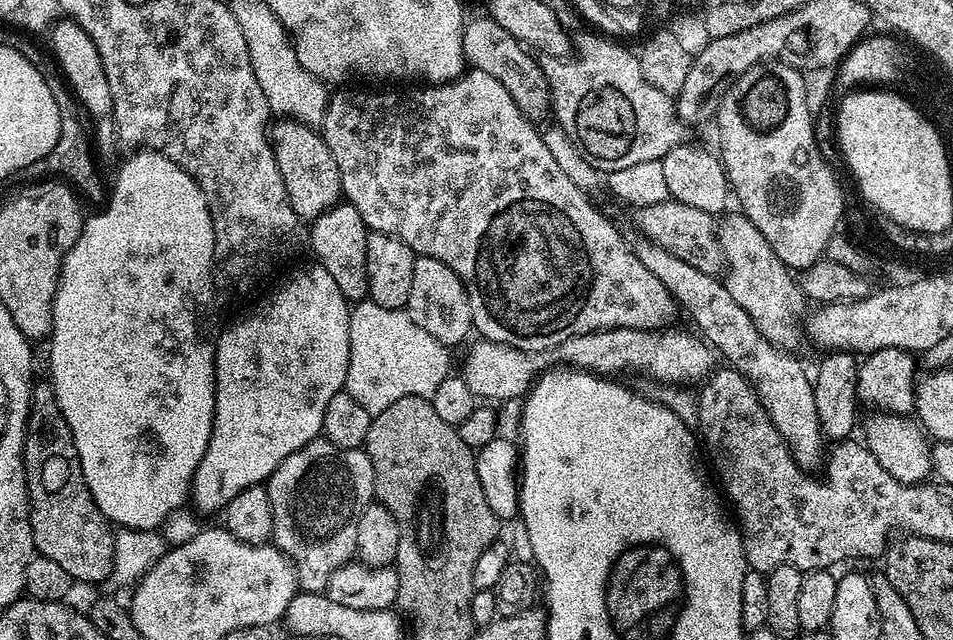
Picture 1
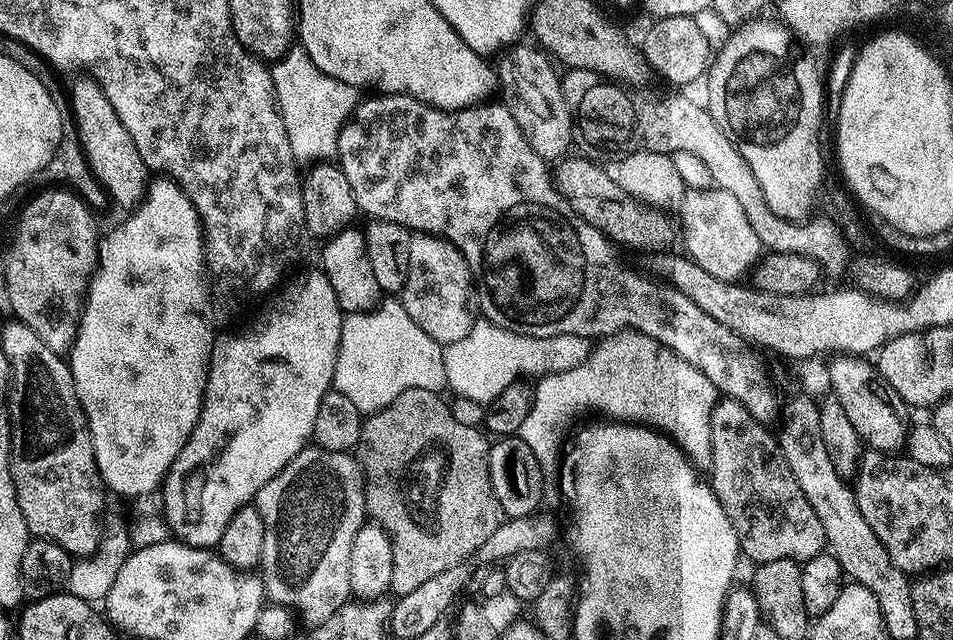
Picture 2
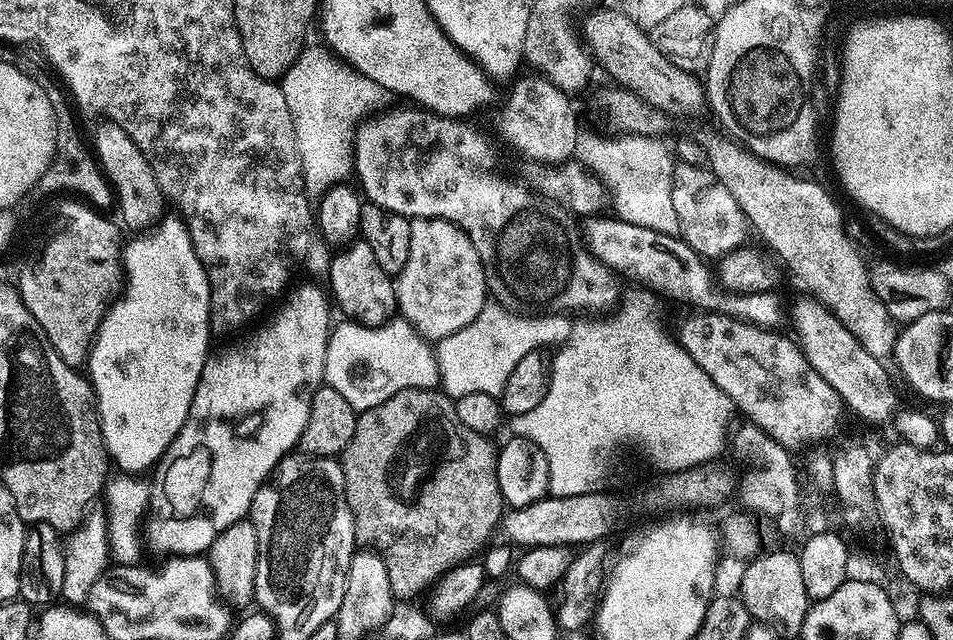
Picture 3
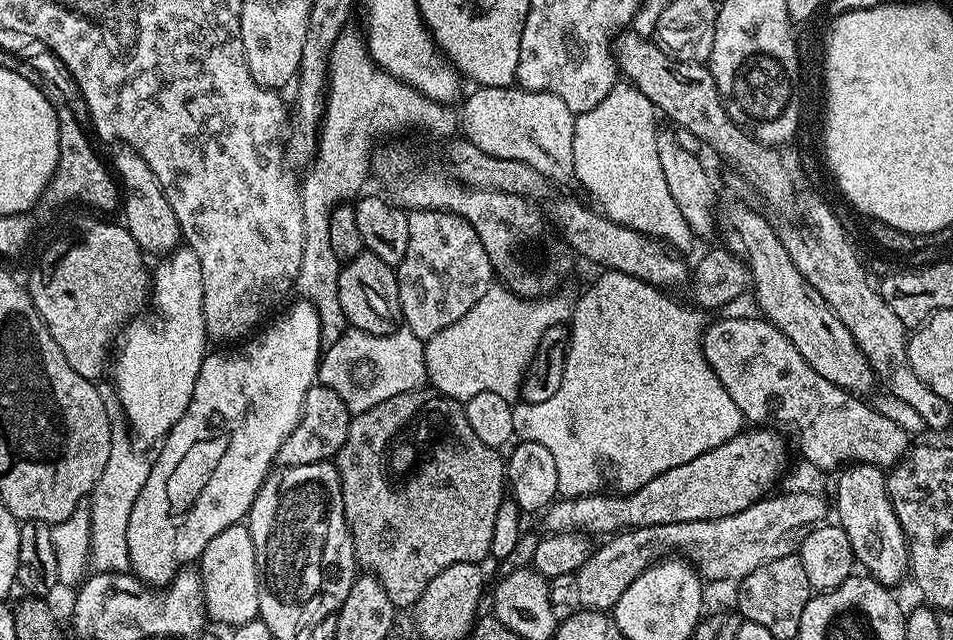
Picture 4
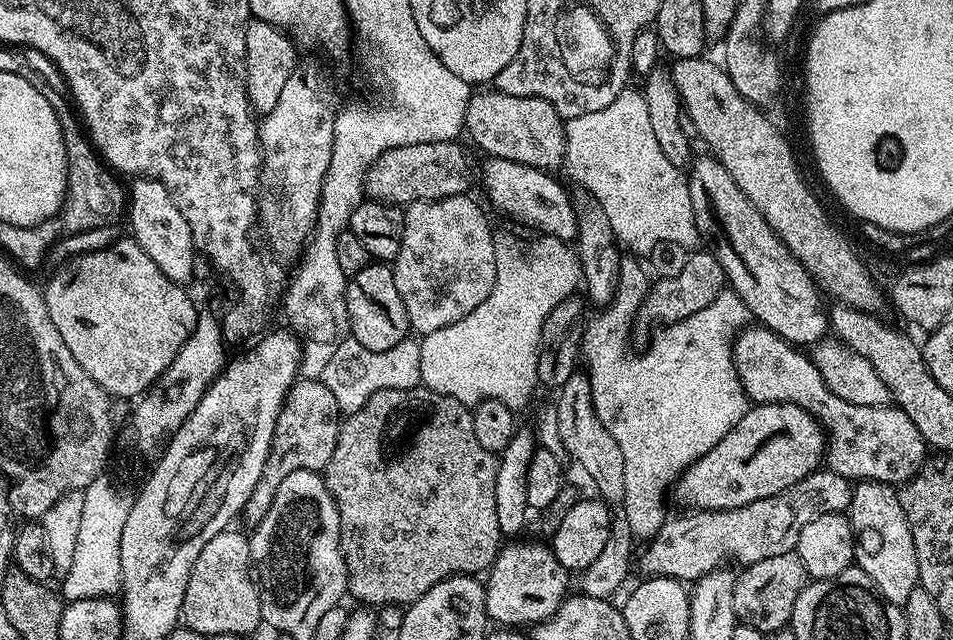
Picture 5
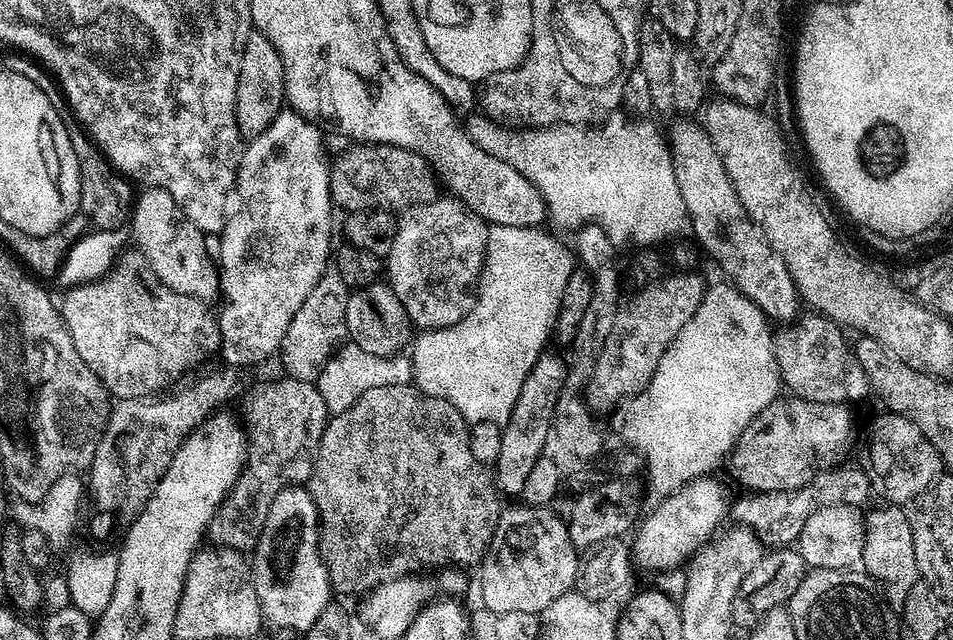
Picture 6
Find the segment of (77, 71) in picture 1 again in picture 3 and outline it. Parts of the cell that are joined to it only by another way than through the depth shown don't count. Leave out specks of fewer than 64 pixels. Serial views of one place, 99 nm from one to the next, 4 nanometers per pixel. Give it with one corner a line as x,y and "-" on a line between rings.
102,122
92,132
90,144
94,149
94,155
99,163
100,170
109,182
114,193
115,203
119,206
120,216
129,224
132,230
144,230
154,224
164,213
166,197
158,186
158,178
154,178
154,170
150,162
138,150
134,138
122,130
122,126
111,122

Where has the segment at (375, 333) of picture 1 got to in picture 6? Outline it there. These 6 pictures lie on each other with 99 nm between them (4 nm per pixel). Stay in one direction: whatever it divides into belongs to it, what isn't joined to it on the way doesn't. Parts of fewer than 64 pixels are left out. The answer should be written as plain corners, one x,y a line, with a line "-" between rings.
351,342
333,352
326,362
322,374
314,381
318,394
322,394
322,402
326,402
326,410
332,416
342,414
366,394
366,390
374,390
374,386
394,386
406,384
412,380
412,361
407,355
379,356
369,354

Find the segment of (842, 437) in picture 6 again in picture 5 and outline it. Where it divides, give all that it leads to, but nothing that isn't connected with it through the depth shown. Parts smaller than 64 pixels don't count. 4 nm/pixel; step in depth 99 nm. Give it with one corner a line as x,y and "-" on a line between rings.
757,404
749,407
748,413
714,447
682,473
674,485
674,493
692,510
726,512
730,508
741,508
762,498
779,496
790,486
802,482
821,467
825,447
824,429
801,404

